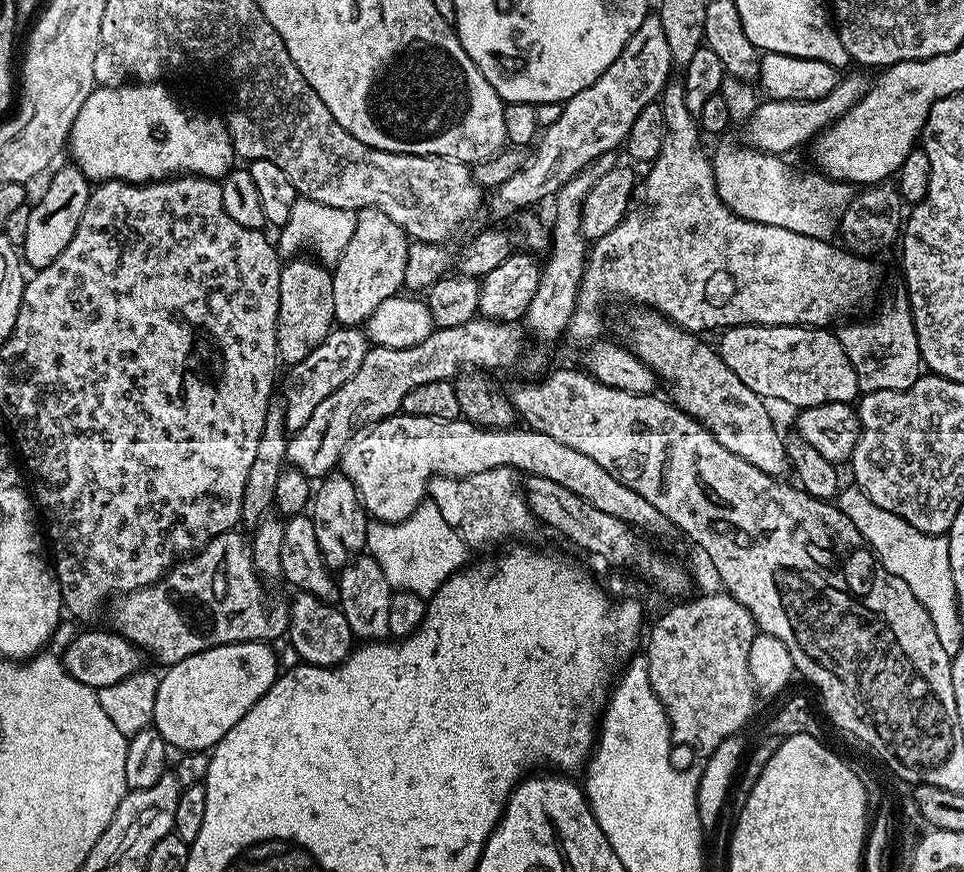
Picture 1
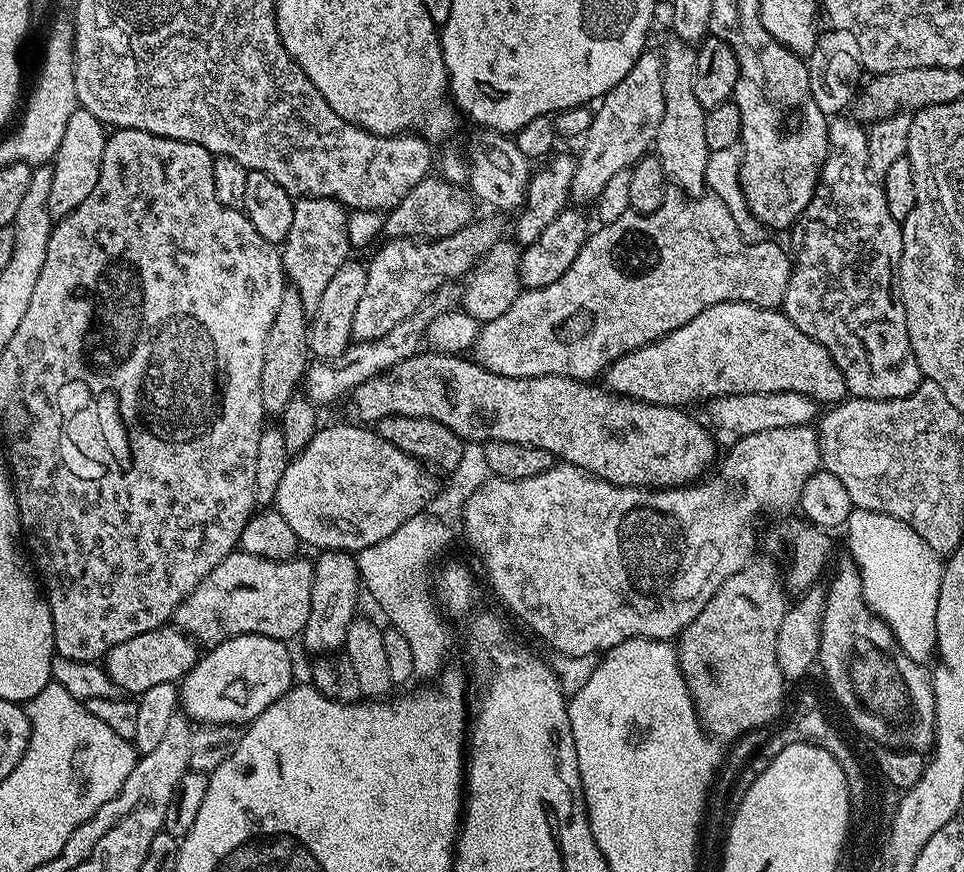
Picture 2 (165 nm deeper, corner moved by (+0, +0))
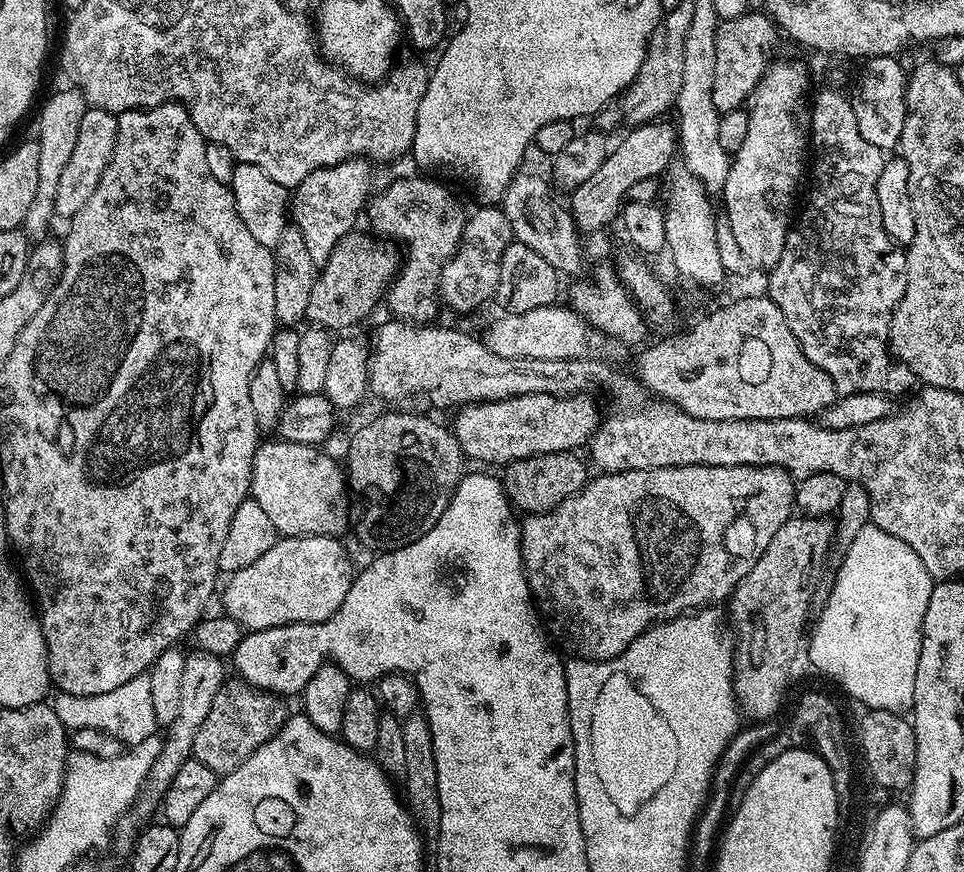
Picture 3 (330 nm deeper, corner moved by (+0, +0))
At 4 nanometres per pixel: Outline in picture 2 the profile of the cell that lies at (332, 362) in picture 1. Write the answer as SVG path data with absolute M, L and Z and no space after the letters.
M421 310L410 318L398 322L394 330L390 330L384 336L378 336L371 342L356 342L333 360L317 359L309 363L308 371L302 381L303 391L309 400L317 406L328 404L339 396L347 397L362 382L366 382L371 376L385 372L398 362L408 360L415 356L422 344L422 337L428 329L429 313Z

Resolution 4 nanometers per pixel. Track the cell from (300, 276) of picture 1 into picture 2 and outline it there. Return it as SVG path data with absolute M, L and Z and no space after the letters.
M328 196L300 198L295 201L295 205L294 222L290 225L290 234L282 245L284 275L290 281L291 287L298 290L298 298L302 298L305 311L315 314L330 278L338 274L342 265L349 263L349 213L343 204Z

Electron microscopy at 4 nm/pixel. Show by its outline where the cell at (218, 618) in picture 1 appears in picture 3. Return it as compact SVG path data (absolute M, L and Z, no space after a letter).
M285 536L277 539L276 544L270 546L270 550L266 550L266 554L262 554L262 558L250 562L250 566L246 566L242 570L231 573L229 580L232 581L224 588L223 615L229 616L234 622L238 622L241 629L247 630L248 632L257 632L258 630L266 630L274 626L286 626L287 624L321 624L322 621L328 620L342 606L346 594L350 594L350 586L354 579L352 560L348 557L347 550L340 543L341 541L334 536Z

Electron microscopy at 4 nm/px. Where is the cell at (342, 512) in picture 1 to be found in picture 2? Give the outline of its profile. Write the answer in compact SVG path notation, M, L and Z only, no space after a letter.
M324 550L317 556L320 557L315 557L312 569L310 618L306 618L302 641L312 654L332 654L343 649L346 630L350 630L350 622L357 619L356 595L362 592L362 581L353 553Z

